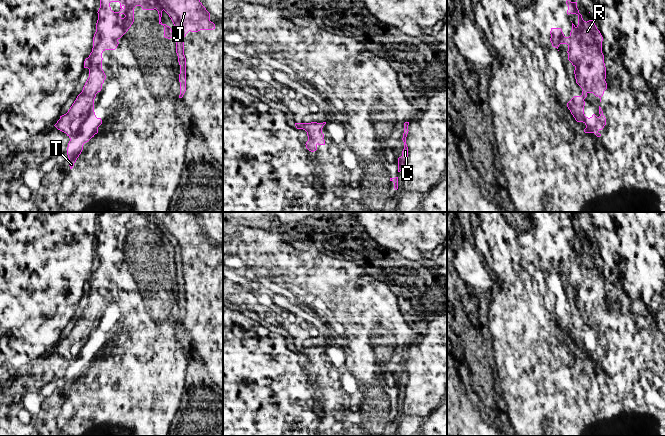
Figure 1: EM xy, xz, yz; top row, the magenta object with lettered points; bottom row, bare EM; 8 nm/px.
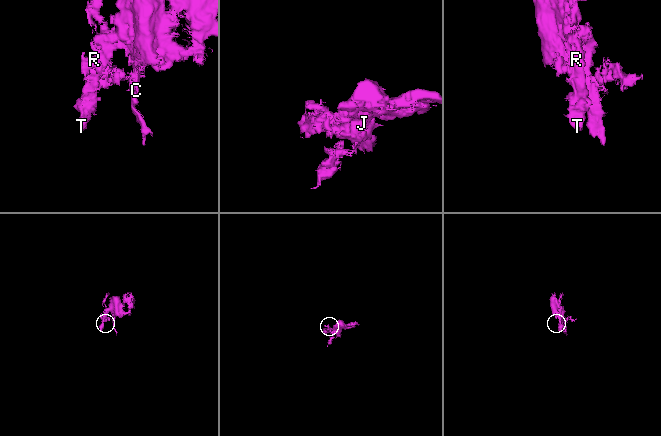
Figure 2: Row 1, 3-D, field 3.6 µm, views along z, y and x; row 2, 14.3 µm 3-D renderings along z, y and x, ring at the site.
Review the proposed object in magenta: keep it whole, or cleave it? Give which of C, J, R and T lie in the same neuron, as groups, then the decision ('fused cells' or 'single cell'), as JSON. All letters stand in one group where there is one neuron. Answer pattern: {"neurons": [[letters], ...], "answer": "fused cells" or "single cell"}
{"neurons": [["C", "J", "R", "T"]], "answer": "single cell"}

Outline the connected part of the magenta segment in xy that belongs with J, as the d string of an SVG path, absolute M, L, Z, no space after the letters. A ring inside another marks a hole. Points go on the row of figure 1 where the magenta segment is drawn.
M100 0L92 52L84 61L84 68L89 69L89 77L68 112L60 116L54 125L70 138L67 147L70 169L81 154L83 145L98 133L98 127L102 124L101 118L97 118L94 112L94 99L106 79L102 69L102 53L117 48L118 40L134 22L136 6L141 6L143 10L156 9L159 14L159 24L164 26L164 37L176 41L176 53L180 65L179 98L182 98L186 91L184 37L189 31L215 29L215 24L210 21L210 13L200 0ZM111 2L120 3L119 12L111 10ZM163 10L174 24L173 31L161 22Z

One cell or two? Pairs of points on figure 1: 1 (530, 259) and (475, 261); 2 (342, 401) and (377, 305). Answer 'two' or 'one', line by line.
1: two
2: one

